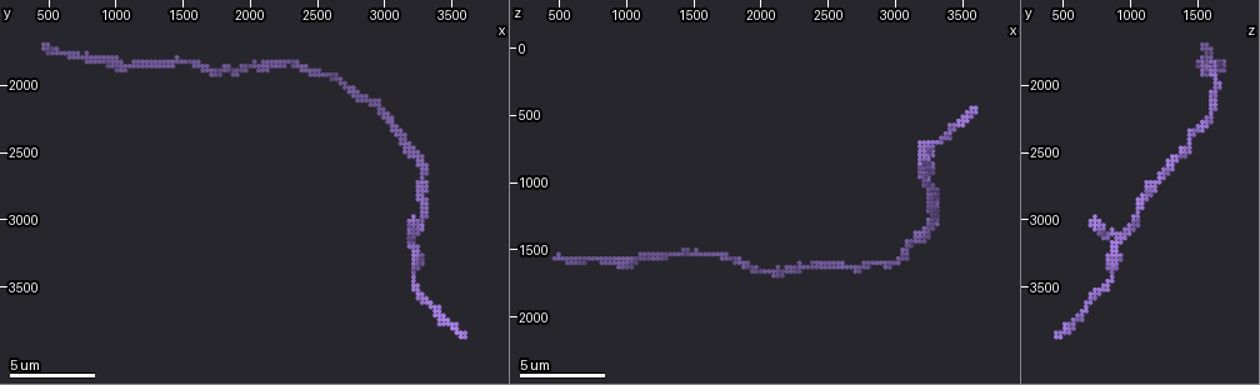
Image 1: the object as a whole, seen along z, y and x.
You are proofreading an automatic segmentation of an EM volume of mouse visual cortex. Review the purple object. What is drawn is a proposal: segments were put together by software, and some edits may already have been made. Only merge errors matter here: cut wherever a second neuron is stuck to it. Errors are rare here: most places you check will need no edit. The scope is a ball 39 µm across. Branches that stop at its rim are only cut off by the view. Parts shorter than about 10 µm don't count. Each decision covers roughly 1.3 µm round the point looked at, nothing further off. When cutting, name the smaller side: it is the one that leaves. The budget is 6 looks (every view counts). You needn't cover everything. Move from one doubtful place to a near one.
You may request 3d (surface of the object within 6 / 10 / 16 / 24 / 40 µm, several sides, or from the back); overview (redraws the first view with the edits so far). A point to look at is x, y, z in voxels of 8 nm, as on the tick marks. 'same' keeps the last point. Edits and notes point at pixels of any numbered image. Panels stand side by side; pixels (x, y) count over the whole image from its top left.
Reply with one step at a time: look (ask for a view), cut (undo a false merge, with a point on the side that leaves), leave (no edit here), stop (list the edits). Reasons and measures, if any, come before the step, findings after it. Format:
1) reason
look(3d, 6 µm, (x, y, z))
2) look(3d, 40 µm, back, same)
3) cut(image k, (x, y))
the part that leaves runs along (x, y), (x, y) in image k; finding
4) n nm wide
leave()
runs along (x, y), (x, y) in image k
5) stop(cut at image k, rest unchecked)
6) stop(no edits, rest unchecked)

sudden change in width
look(3d, 10 µm, (3240, 3100, 960))

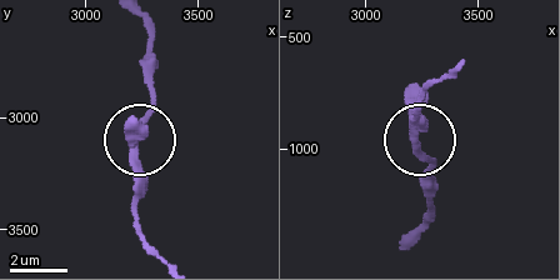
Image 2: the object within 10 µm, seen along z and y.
look(3d, 6 µm, same)

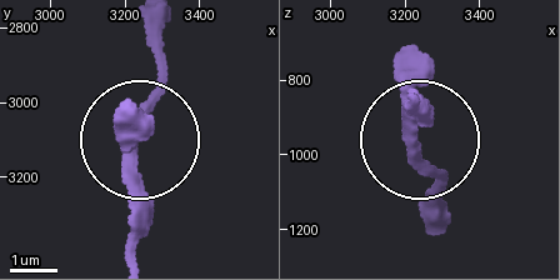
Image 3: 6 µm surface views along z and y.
leave()
runs along (435, 220), (411, 100) in image 3; continuous, no second neuron

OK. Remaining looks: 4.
narrows sharply
look(3d, 16 µm, (3280, 2660, 1260))

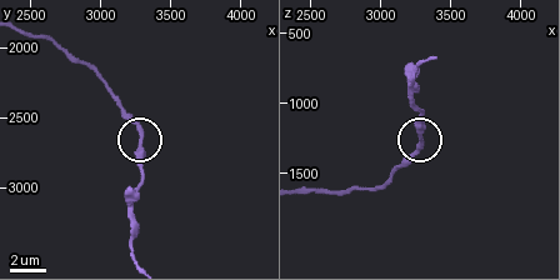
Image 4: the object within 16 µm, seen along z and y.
other side
look(3d, 16 µm, back, (3280, 2660, 1280))

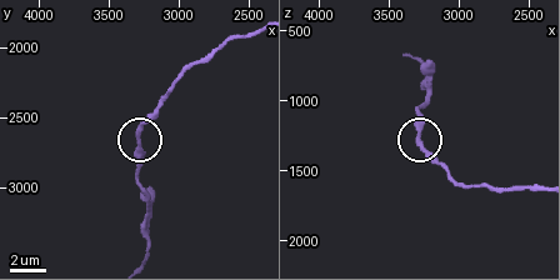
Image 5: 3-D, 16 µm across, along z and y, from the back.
leave()
runs along (209, 59), (189, 68), (143, 130), (139, 174) in image 5; continuous, no second neuron

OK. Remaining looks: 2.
look(3d, 10 µm, (2780, 2060, 1620))

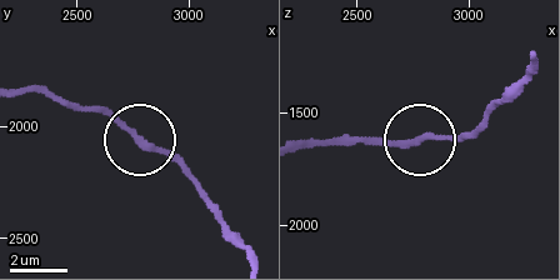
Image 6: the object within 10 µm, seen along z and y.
leave()
runs along (418, 138), (363, 143) in image 6; one neuron here

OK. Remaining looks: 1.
stop(no edits, rest unchecked)

